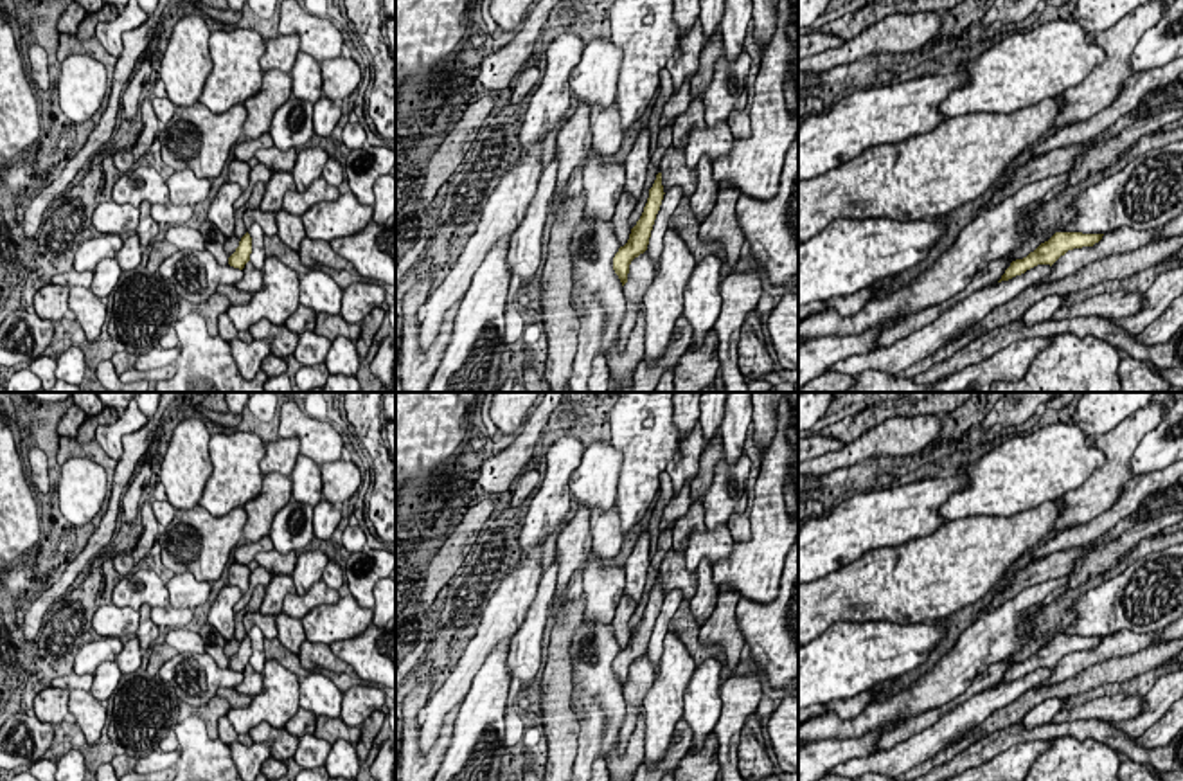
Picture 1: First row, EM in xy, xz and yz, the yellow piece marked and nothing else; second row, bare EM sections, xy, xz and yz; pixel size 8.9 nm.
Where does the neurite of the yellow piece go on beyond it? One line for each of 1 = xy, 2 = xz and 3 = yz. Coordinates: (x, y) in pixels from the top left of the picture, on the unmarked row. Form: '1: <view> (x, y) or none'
1: none
2: none
3: none

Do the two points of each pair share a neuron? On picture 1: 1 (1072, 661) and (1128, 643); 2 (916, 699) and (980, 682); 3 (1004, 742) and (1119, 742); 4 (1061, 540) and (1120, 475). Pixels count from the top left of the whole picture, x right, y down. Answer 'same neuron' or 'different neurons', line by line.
1: same neuron
2: different neurons
3: same neuron
4: different neurons

